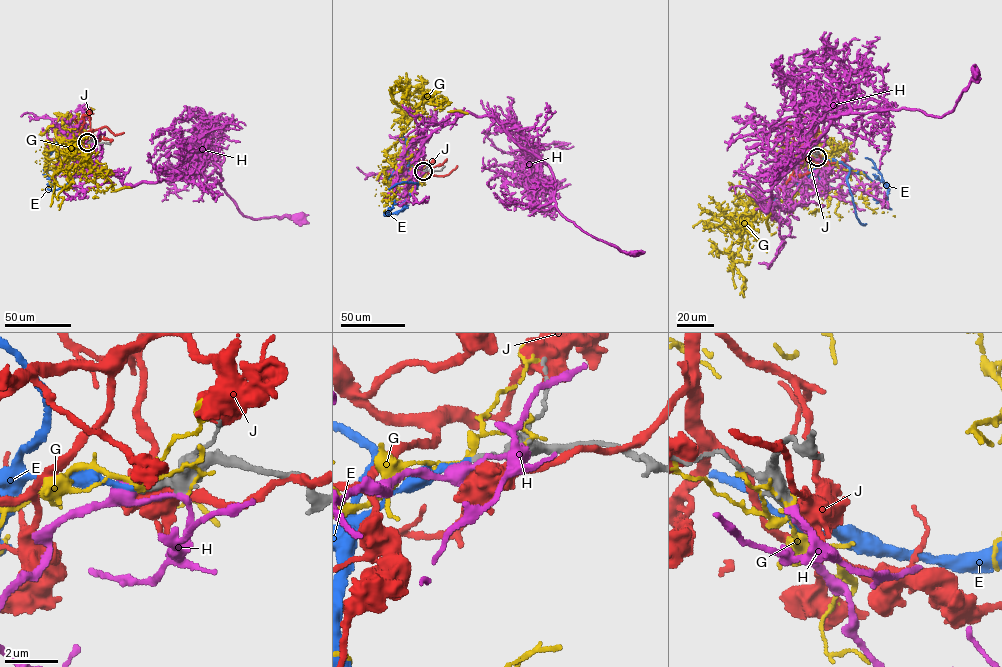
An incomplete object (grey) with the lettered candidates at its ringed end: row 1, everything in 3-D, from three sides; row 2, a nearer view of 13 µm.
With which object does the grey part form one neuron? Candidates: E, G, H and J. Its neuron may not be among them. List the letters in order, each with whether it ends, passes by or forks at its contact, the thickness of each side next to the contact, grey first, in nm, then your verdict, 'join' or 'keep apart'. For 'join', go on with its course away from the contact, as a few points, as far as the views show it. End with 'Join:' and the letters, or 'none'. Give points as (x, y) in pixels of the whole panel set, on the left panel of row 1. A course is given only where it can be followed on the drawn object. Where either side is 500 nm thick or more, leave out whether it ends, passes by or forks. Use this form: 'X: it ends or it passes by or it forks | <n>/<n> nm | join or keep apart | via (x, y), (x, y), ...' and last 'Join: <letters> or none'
E: it ends | 240/170 nm | join | via (87, 142), (82, 142), (75, 155), (64, 167), (47, 170), (49, 178), (54, 176)
G: it forks | 240/200 nm | keep apart
H: it passes by | 240/300 nm | keep apart
J: 240/850 nm | keep apart
Join: E

